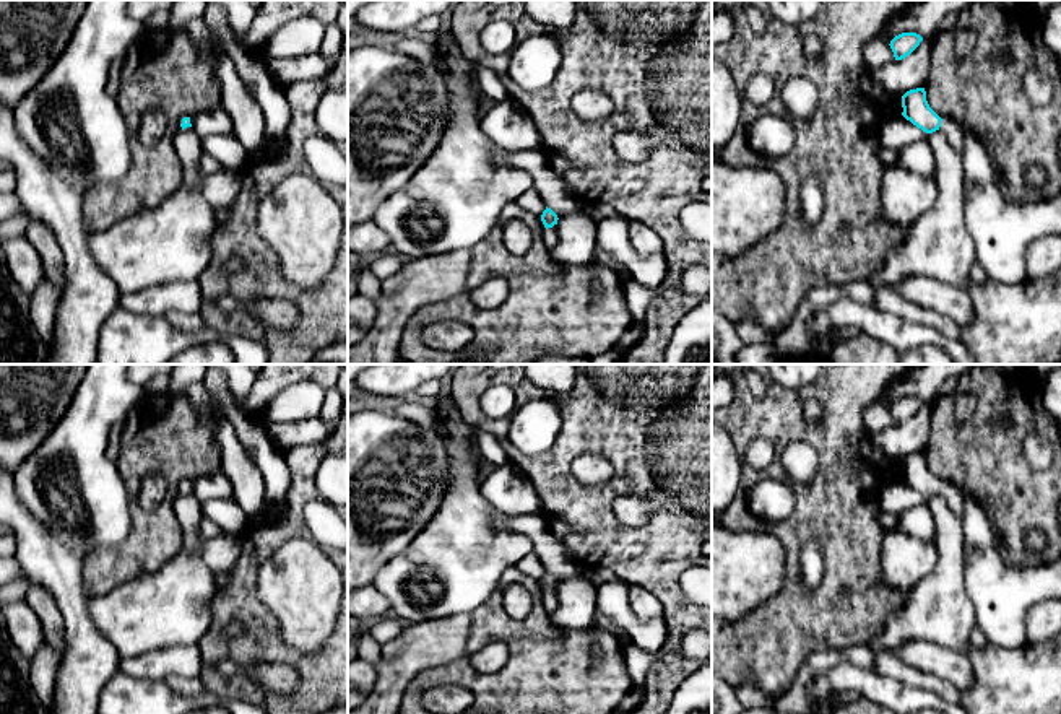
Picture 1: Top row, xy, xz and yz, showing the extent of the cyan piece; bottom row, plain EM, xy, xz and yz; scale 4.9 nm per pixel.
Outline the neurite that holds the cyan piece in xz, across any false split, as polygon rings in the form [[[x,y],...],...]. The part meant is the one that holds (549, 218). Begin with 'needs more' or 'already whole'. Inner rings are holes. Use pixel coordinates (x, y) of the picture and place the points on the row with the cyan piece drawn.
needs more | [[[546,207],[546,210],[541,215],[541,221],[546,228],[544,244],[549,250],[557,244],[557,231],[552,228],[554,224],[557,224],[557,220],[557,215]]]

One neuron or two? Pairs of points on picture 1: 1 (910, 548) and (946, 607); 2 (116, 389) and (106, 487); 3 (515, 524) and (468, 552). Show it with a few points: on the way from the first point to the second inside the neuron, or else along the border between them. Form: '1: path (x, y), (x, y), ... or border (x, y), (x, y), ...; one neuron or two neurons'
1: border (935, 542), (936, 565), (905, 592); two neurons
2: path (96, 413), (95, 462); one neuron
3: border (493, 519), (498, 527), (522, 532), (532, 542); two neurons

